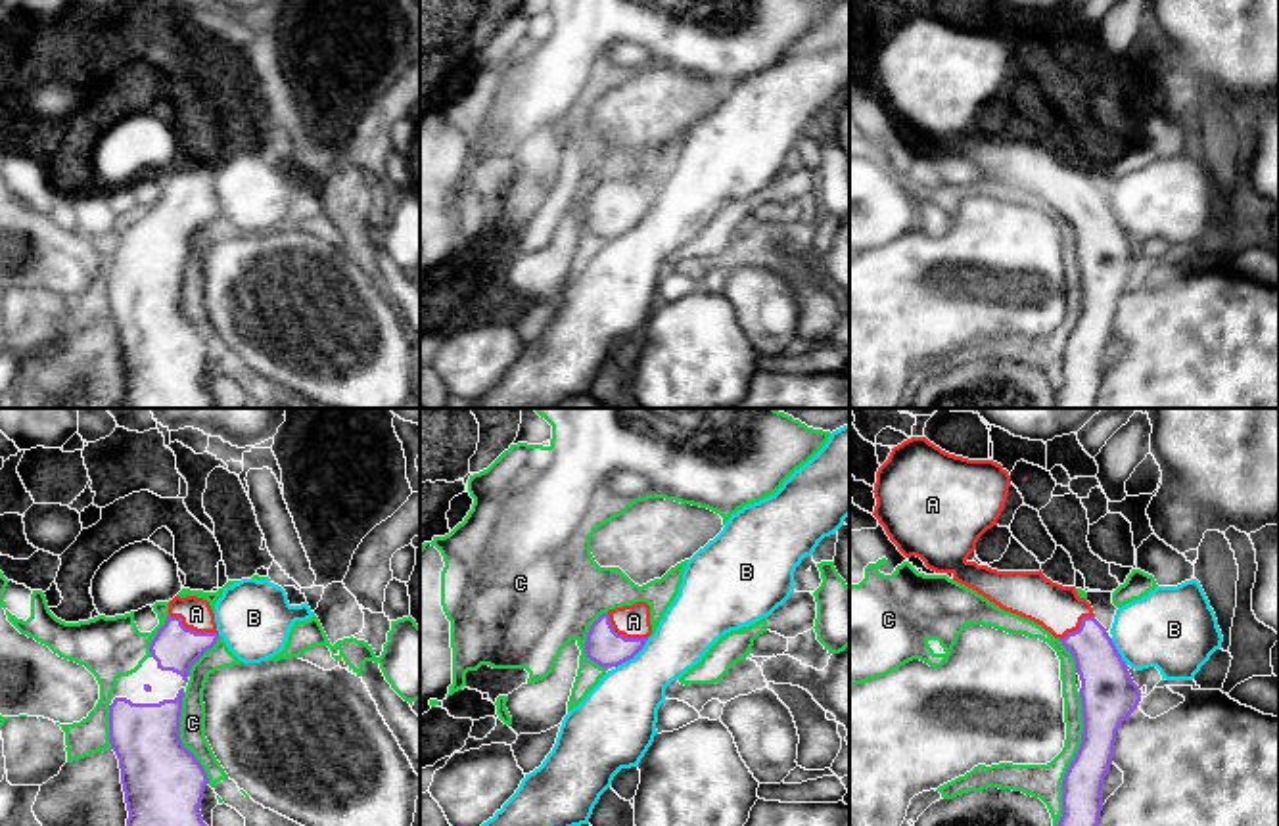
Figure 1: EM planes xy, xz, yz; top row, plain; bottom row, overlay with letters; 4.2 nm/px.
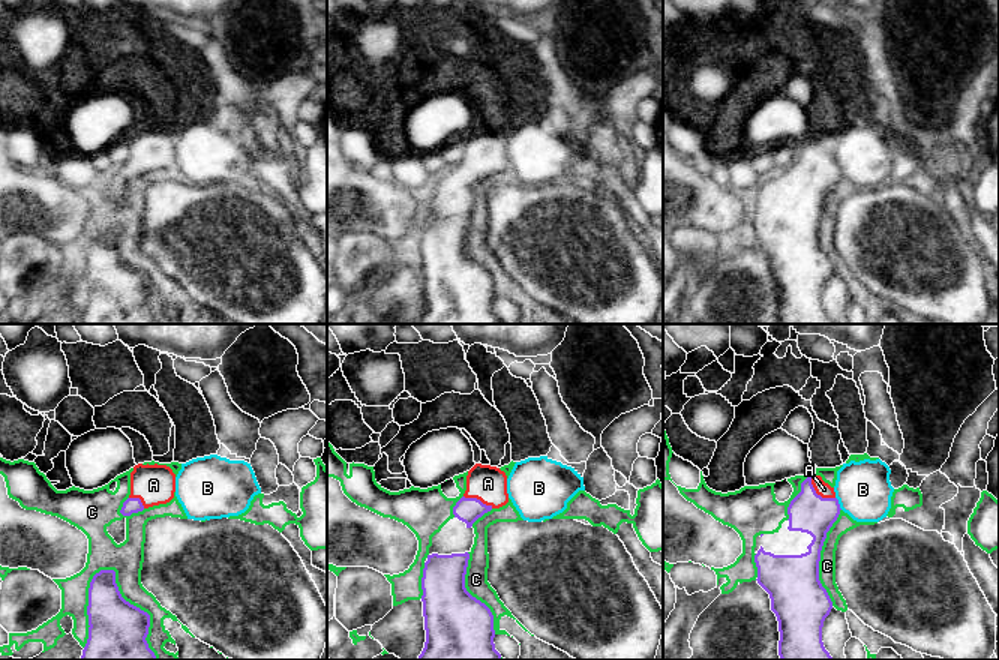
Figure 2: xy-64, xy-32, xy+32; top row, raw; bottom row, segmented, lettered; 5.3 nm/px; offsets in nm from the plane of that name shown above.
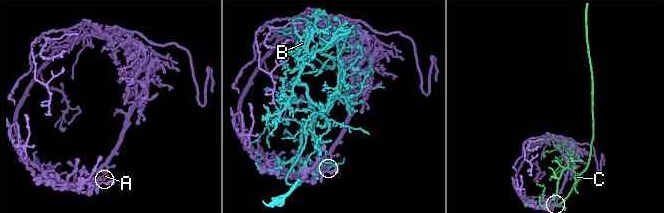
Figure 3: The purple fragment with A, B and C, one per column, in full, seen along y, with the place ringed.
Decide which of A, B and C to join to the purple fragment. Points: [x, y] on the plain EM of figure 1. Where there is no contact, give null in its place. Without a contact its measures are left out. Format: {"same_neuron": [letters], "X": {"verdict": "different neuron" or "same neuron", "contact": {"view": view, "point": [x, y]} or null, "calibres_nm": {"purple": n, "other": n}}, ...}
{"same_neuron": ["A"], "A": {"verdict": "same neuron", "contact": {"view": "xy", "point": [190, 200]}, "calibres_nm": {"purple": 190, "other": 140}}, "B": {"verdict": "different neuron", "contact": {"view": "xz", "point": [633, 227]}, "calibres_nm": {"purple": 160, "other": 320}}, "C": {"verdict": "different neuron", "contact": {"view": "yz", "point": [1072, 332]}, "calibres_nm": {"purple": 190, "other": 140}}}

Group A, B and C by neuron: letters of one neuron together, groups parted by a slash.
A / B / C

